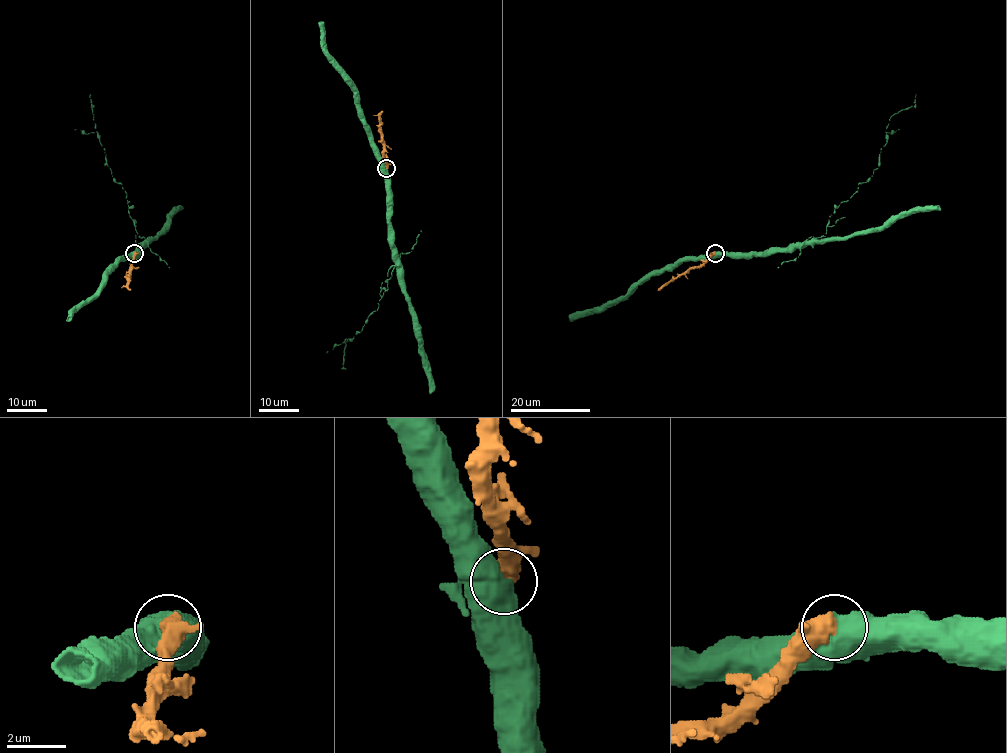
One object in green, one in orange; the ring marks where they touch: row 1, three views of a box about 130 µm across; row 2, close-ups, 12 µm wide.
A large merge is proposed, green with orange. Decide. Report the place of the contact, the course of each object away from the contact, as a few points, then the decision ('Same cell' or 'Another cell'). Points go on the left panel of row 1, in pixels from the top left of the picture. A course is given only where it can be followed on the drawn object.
Place: (134, 253). Course of green: (134, 253), (144, 245), (136, 243), (127, 194), (115, 182), (109, 167), (95, 127), (90, 94). Course of orange: (134, 252), (128, 284), (131, 290). Another cell

